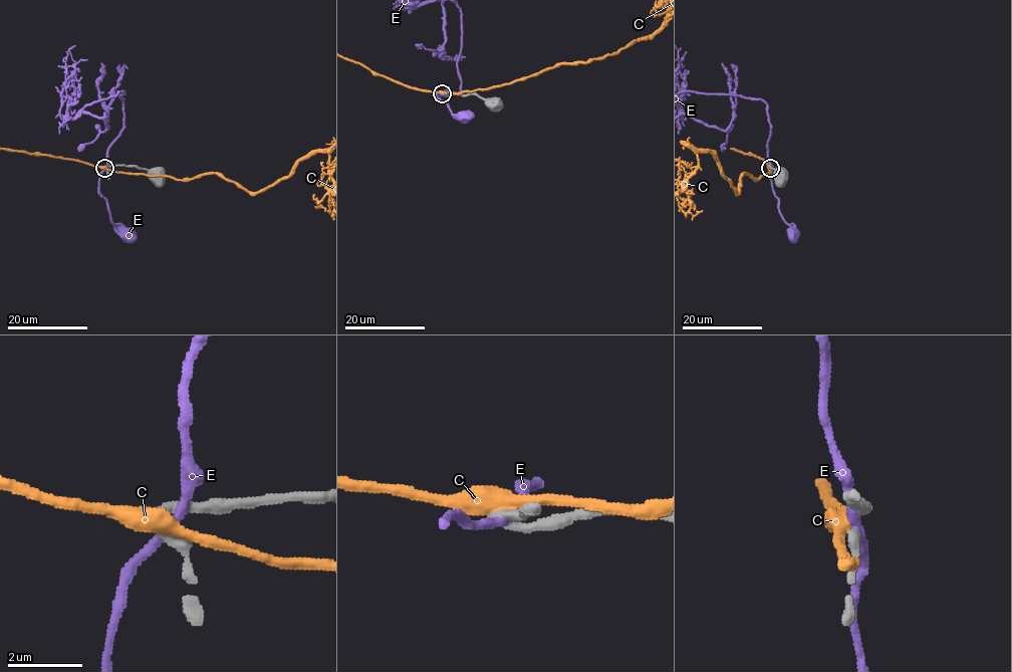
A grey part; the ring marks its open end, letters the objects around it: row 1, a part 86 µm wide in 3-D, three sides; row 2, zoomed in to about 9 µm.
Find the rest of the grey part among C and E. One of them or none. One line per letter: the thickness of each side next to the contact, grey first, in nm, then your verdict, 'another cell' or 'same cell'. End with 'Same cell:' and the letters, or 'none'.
C: 280 nm thick on the grey side, 480 nm on the other; same cell
E: 280 nm thick on the grey side, 240 nm on the other; another cell
Same cell: C

